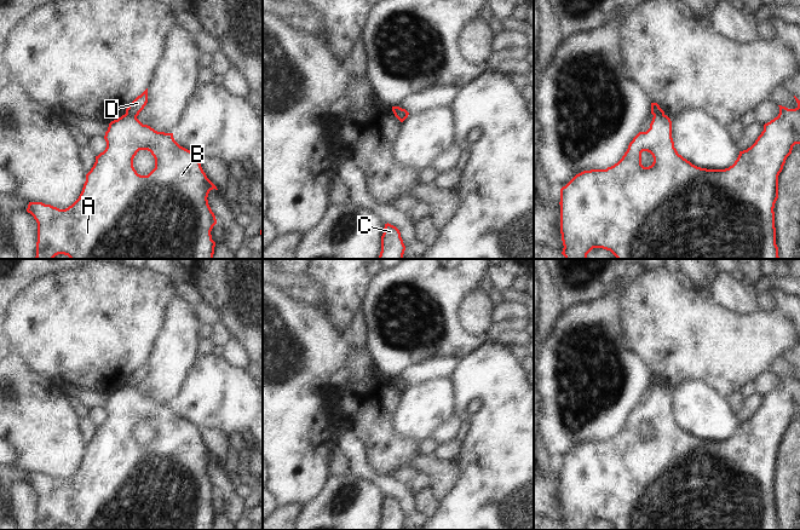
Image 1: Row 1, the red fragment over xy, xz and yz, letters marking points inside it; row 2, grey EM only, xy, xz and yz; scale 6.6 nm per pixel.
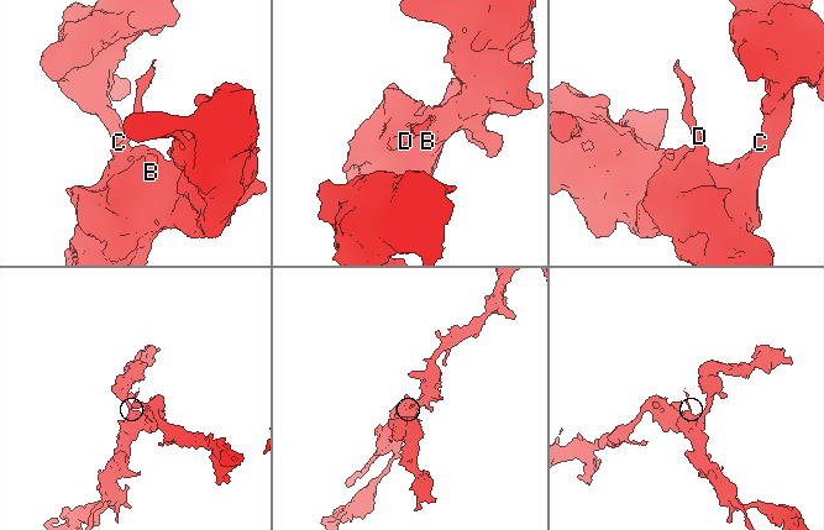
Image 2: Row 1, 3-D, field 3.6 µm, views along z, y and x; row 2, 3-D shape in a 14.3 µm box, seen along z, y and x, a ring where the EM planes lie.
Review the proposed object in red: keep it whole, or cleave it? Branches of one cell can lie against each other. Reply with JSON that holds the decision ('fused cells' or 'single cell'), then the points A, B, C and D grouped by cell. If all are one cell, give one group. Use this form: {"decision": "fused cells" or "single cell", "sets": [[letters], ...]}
{"decision": "fused cells", "sets": [["A", "B", "C"], ["D"]]}

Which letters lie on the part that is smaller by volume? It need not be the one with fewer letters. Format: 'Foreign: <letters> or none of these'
Foreign: D

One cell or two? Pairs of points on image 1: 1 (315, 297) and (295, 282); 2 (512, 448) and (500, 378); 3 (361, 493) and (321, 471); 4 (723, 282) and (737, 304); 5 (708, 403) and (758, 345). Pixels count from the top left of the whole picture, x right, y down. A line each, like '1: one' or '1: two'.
1: one
2: one
3: two
4: one
5: two

